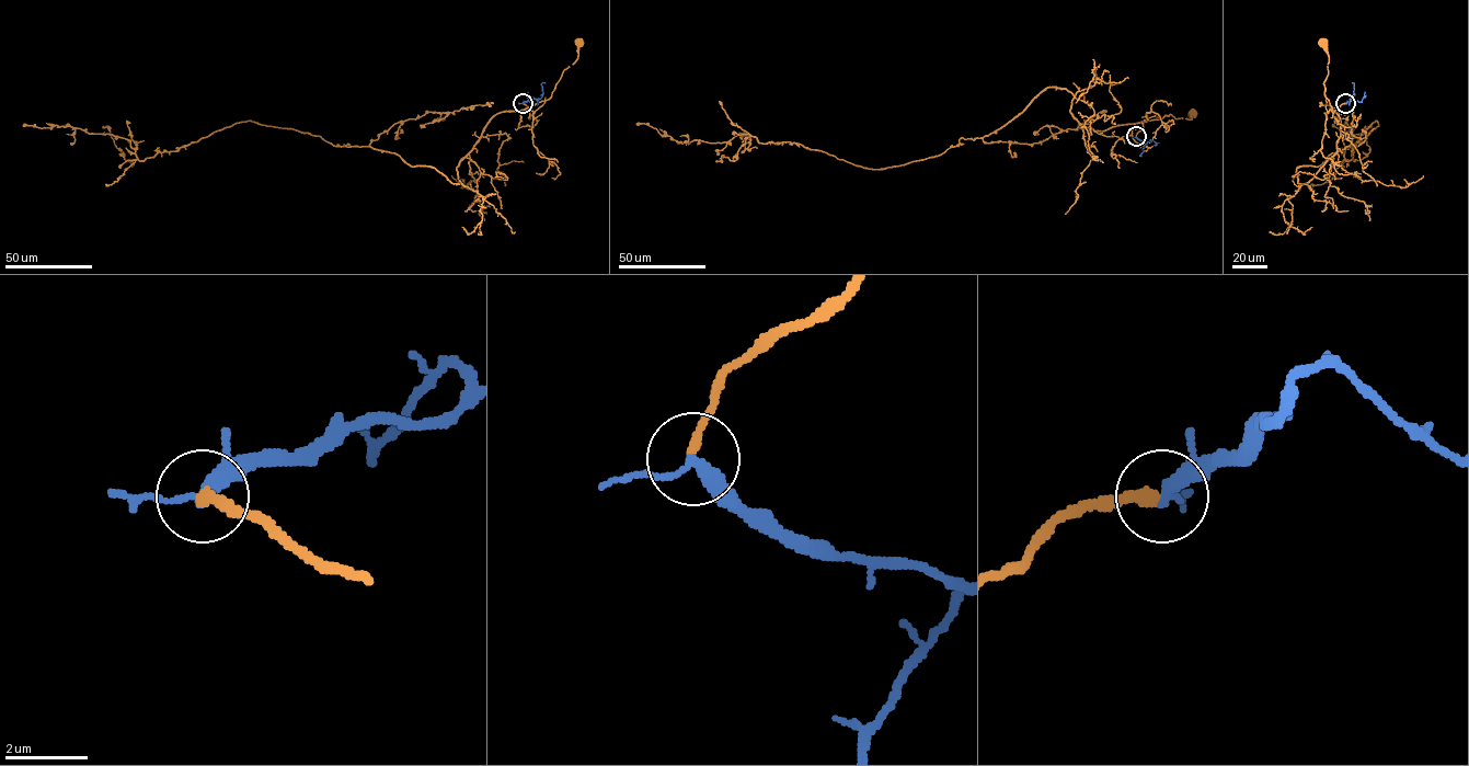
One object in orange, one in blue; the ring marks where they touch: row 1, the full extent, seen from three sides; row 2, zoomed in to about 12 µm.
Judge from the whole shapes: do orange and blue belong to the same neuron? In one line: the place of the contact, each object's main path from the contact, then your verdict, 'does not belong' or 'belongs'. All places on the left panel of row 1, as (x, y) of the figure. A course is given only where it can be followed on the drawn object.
(523, 103) | orange via (523, 103), (529, 107), (529, 112), (525, 109), (551, 96), (562, 72), (577, 58), (578, 42) | blue via (523, 103), (540, 98), (541, 83), (544, 82) | belongs

